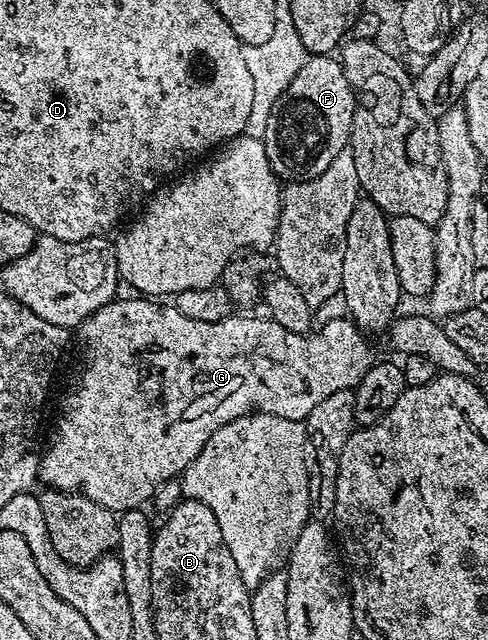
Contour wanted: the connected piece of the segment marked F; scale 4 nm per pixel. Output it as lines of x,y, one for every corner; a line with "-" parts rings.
326,54
305,57
298,76
290,80
286,92
272,109
262,139
266,160
270,160
270,168
277,178
291,184
322,176
334,156
349,145
357,105
356,89
346,78
343,64

